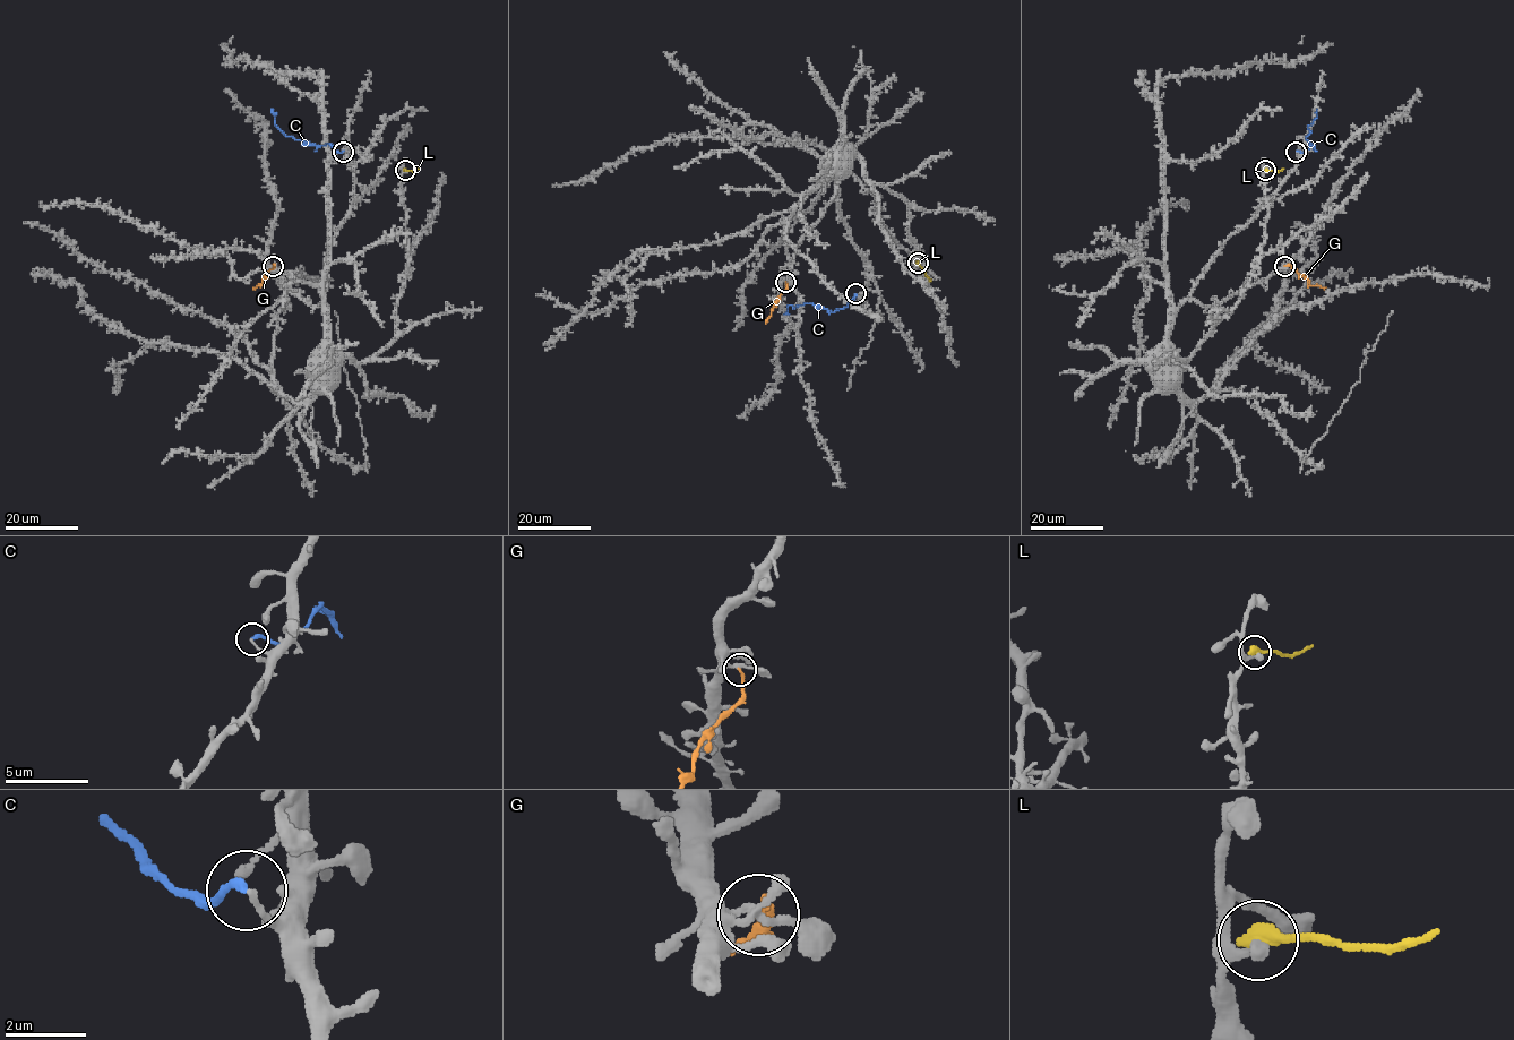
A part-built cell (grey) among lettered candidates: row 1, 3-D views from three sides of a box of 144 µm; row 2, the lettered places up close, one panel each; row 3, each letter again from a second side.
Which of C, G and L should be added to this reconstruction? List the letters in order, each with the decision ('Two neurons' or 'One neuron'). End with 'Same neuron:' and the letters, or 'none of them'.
C: Two neurons
G: Two neurons
L: Two neurons
Same neuron: none of them

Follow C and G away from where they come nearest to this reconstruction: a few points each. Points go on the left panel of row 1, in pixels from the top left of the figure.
C: (343, 151), (337, 152), (328, 144), (315, 146), (286, 137), (274, 125), (272, 109)
G: (273, 266), (259, 285), (252, 288)

